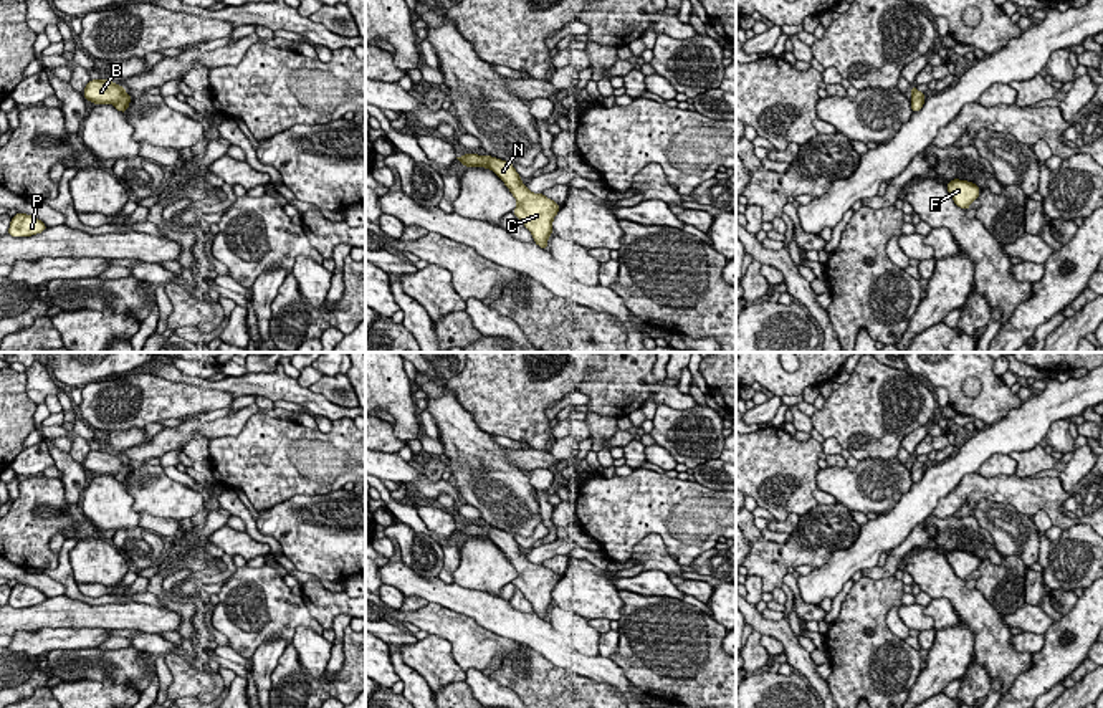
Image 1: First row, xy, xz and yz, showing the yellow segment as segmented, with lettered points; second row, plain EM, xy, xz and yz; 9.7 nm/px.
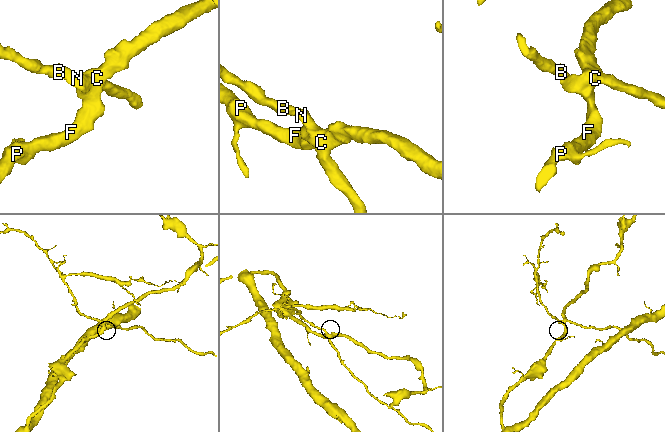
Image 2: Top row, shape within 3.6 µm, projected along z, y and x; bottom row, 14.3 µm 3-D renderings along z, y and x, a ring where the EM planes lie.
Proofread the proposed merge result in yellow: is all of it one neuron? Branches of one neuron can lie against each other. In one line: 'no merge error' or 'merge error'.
no merge error

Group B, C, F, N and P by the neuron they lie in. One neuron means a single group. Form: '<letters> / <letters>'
B C F N P

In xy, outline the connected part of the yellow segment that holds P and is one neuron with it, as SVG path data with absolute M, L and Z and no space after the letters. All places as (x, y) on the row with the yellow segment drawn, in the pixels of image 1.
M17 213L15 217L12 217L8 235L30 237L30 235L41 233L46 228L48 227L41 220L26 213Z

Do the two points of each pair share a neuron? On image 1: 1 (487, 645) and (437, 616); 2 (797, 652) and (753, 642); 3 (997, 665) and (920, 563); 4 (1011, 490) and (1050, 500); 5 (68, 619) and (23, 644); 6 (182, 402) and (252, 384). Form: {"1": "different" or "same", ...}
{"1": "same", "2": "different", "3": "same", "4": "same", "5": "different", "6": "different"}

